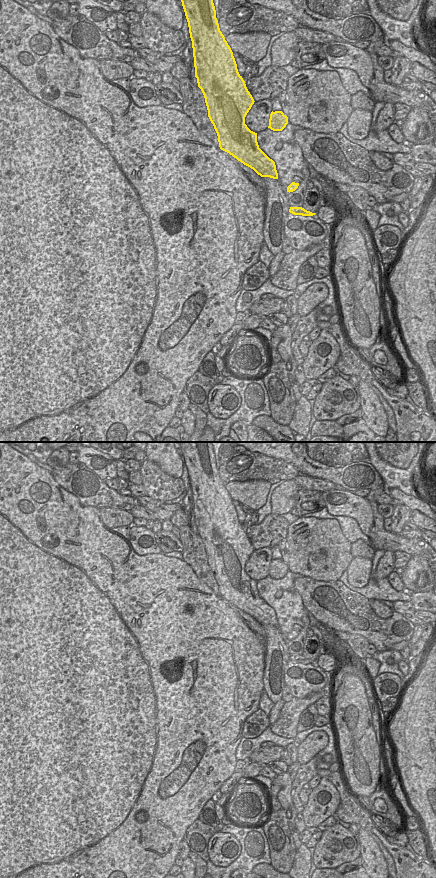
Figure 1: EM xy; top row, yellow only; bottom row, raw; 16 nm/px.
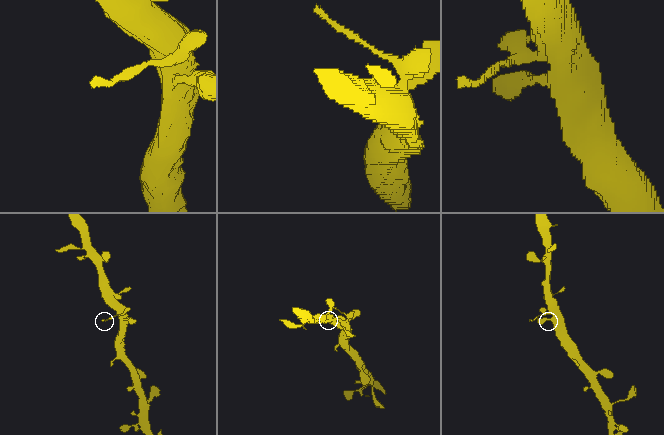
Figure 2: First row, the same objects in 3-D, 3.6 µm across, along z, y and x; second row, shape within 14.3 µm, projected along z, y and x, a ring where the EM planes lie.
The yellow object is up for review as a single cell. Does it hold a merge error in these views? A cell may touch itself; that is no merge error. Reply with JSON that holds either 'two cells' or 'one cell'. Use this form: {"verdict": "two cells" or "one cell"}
{"verdict": "two cells"}

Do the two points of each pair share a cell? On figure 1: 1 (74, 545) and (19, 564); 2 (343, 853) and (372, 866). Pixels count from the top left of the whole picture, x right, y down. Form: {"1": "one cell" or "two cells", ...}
{"1": "one cell", "2": "two cells"}

